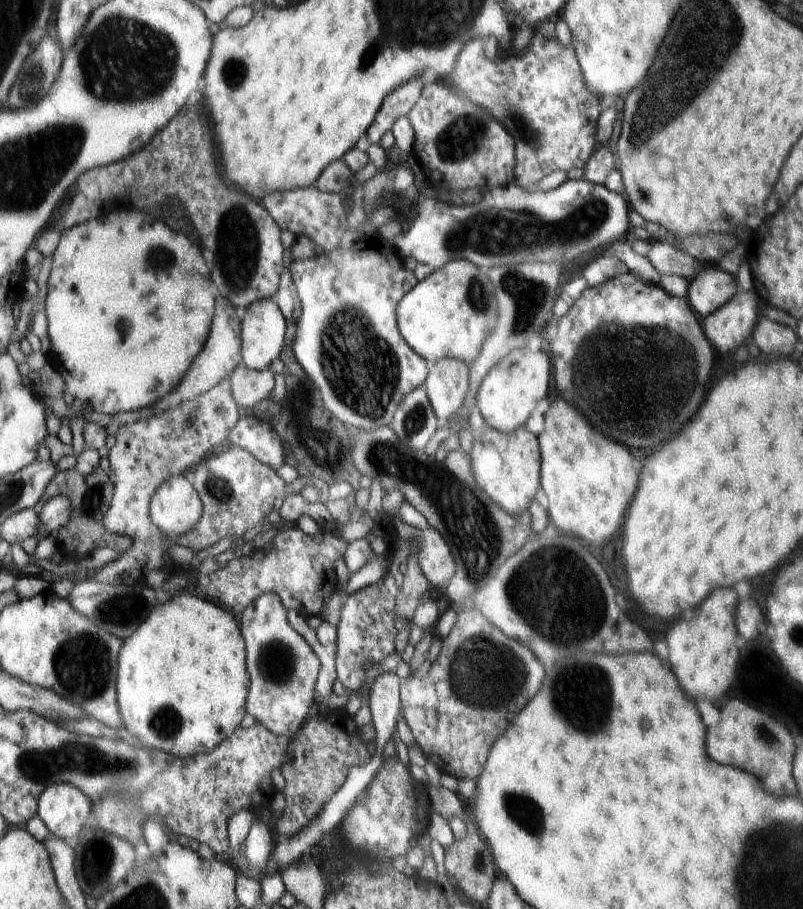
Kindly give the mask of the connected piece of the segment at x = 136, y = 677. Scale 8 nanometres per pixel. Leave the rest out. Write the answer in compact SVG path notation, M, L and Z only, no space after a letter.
M190 593L174 594L164 603L157 602L146 617L146 620L124 640L117 660L117 705L124 721L124 735L130 734L138 738L146 748L156 749L176 758L188 758L198 753L208 754L220 742L228 738L240 726L244 718L245 702L249 693L249 674L245 663L245 640L238 630L238 619L234 620L232 612L212 602L198 598Z

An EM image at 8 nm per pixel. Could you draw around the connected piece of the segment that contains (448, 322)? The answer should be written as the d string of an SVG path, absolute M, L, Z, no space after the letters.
M464 259L450 261L442 268L433 269L400 299L396 309L400 334L408 346L424 358L428 367L446 357L464 361L469 365L480 354L488 335L497 327L498 315L494 285L487 271Z

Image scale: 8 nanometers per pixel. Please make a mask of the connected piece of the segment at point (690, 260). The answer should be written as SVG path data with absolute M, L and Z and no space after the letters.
M654 239L651 241L651 246L652 249L646 258L652 262L657 272L661 275L664 273L676 275L690 281L700 270L709 266L684 251L676 250L670 241L663 242Z

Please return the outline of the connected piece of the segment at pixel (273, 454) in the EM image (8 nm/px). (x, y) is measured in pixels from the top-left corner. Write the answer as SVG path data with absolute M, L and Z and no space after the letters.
M241 416L229 432L227 442L230 446L249 450L273 471L286 464L284 449L276 431L256 416Z

